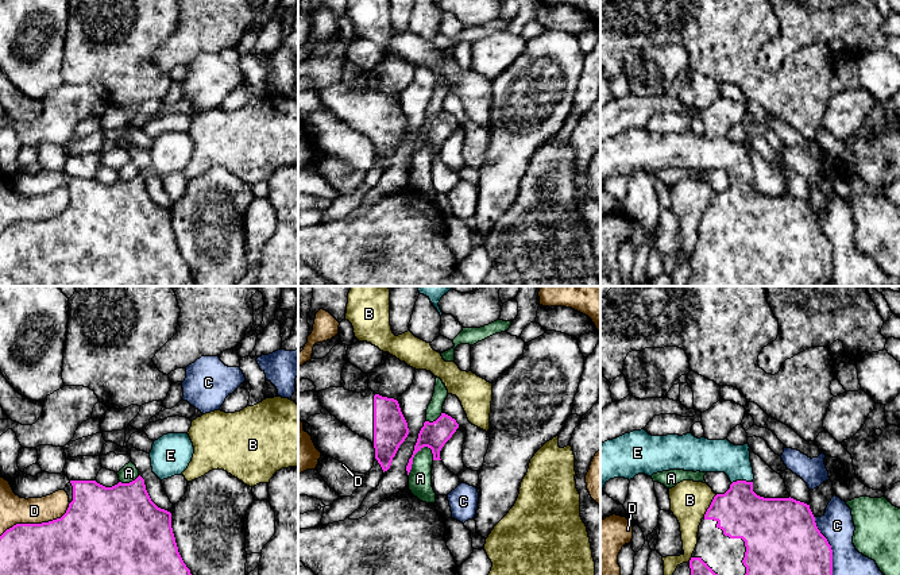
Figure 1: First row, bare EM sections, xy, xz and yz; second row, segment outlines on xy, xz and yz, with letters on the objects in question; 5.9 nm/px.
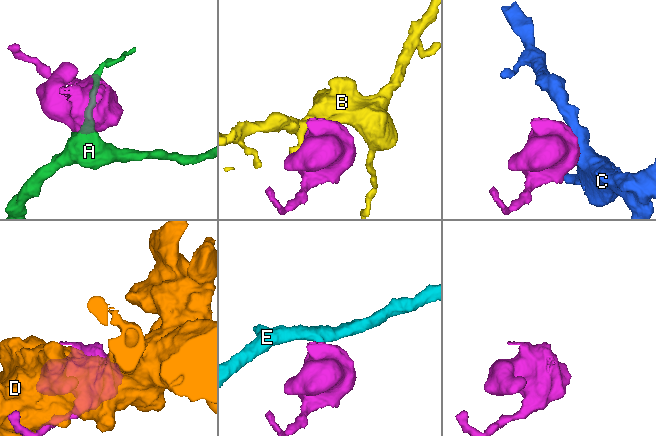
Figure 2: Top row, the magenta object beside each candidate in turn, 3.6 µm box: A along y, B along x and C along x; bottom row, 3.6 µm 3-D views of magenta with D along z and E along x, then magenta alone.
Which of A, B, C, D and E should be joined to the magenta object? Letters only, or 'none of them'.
E

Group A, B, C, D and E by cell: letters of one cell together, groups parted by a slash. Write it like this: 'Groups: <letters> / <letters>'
Groups: A / B / C / D / E

